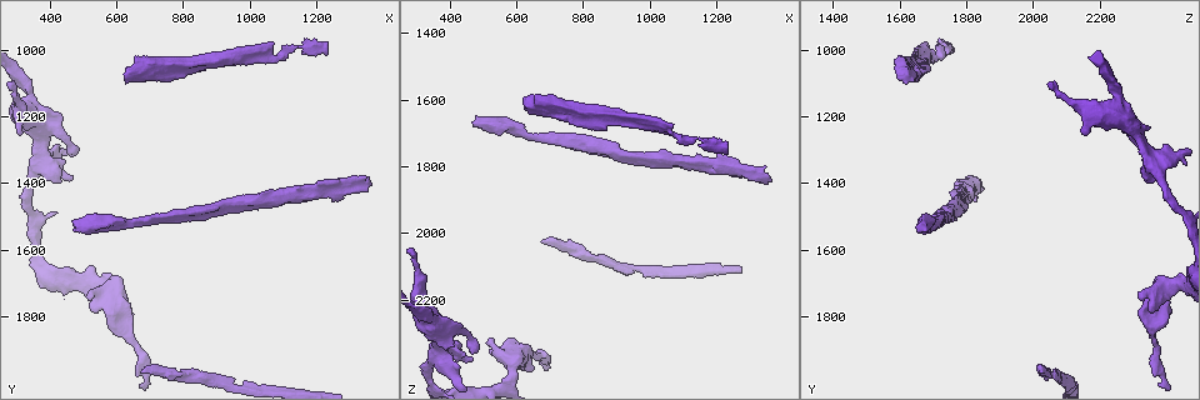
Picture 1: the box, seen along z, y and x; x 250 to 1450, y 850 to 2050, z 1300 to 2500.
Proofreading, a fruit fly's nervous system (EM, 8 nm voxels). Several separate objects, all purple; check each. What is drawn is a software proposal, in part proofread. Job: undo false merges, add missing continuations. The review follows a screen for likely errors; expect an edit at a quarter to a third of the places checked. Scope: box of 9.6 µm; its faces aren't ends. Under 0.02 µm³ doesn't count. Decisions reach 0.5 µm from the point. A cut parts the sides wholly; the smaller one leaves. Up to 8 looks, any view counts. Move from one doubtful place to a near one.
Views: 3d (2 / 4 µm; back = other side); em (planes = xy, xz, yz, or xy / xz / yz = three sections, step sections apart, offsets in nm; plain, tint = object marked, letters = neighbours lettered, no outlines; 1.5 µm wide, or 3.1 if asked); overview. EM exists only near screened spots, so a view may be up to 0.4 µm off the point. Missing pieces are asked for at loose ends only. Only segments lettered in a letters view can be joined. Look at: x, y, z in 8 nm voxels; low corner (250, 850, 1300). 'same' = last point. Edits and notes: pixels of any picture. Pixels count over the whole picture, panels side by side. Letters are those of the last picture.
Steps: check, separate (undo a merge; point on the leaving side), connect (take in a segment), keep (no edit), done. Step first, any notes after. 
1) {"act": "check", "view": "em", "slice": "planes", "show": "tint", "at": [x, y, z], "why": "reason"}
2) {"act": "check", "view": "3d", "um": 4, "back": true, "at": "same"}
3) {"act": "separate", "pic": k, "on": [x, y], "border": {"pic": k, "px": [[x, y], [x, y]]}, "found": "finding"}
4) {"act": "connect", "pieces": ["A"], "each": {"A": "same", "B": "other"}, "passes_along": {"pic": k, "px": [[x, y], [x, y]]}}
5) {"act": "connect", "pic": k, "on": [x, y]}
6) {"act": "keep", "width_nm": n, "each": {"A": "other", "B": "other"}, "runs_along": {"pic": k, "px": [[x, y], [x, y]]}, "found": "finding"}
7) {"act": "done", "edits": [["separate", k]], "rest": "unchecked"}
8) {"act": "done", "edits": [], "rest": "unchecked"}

{"act": "check", "view": "3d", "um": 4, "at": [330, 1160, 2250], "why": "thick turns thin"}

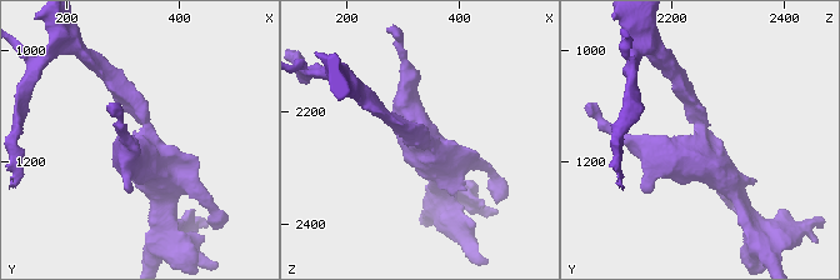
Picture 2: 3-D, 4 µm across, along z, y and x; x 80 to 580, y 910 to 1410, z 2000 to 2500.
{"act": "check", "view": "em", "slice": "yz", "step": 8, "show": "tint", "at": [335, 1155, 2245]}

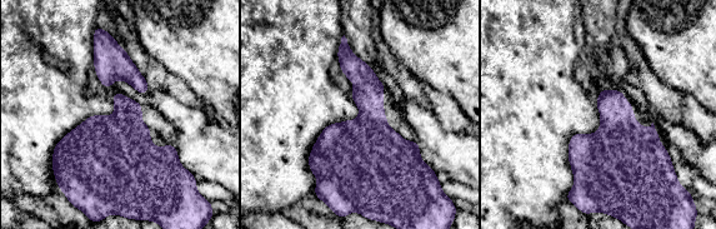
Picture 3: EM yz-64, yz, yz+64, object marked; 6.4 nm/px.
{"act": "check", "view": "em", "slice": "yz", "step": 8, "show": "letters", "at": "same"}

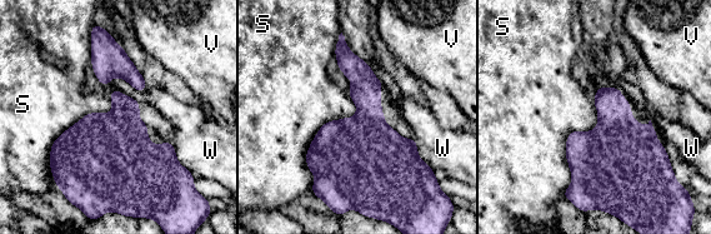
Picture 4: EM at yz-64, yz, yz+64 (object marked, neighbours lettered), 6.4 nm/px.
{"act": "keep", "width_nm": 180, "each": {"S": "other", "V": "other", "W": "other"}, "border": {"pic": 4, "px": [[349, 91], [311, 188]]}, "found": "all the same neuron"}

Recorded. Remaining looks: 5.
{"act": "check", "view": "3d", "um": 2, "at": [580, 1510, 1680], "why": "calibre changes"}

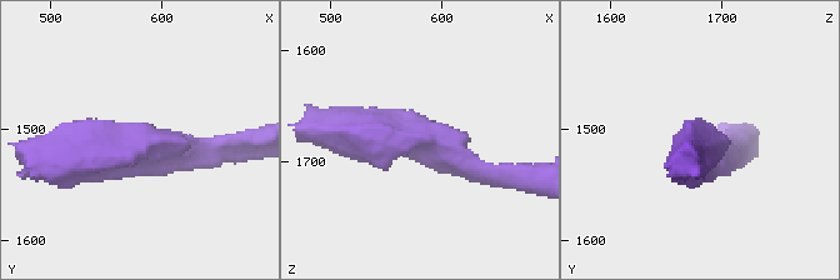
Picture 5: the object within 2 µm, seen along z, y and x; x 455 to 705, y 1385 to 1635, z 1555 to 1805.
{"act": "check", "view": "em", "slice": "planes", "show": "letters", "at": [590, 1512, 1682], "why": "now the EM"}

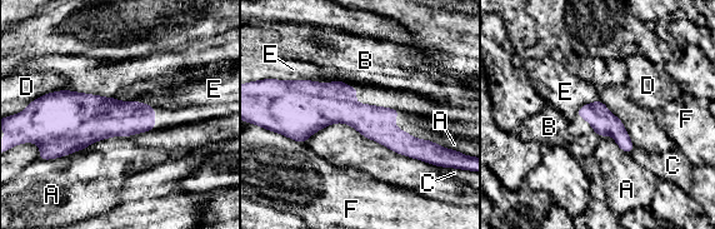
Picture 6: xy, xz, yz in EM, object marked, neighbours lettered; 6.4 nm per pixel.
{"act": "keep", "each": {"A": "other", "B": "other", "C": "other", "D": "other", "E": "other", "F": "other"}, "runs_along": {"pic": 6, "px": [[285, 113], [353, 113], [428, 145]]}, "found": "continuous, no second neuron"}

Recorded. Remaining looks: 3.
{"act": "check", "view": "3d", "um": 4, "at": [1360, 1380, 1820], "why": "an open end"}

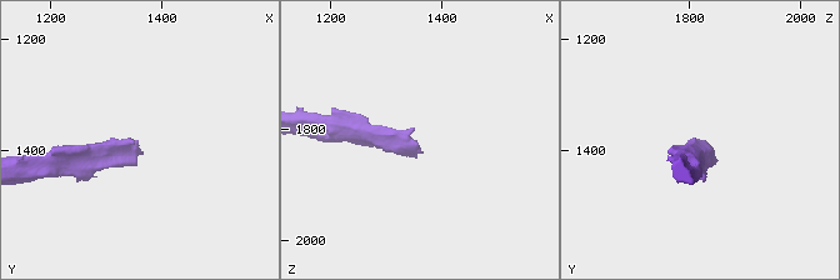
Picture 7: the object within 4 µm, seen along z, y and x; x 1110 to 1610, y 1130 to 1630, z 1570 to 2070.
{"act": "check", "view": "em", "slice": "planes", "show": "plain", "at": [1360, 1380, 1825]}

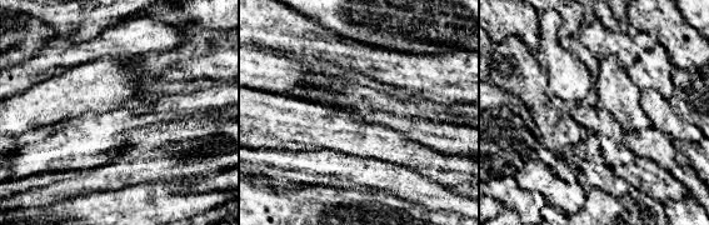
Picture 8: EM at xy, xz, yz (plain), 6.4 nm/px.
{"act": "check", "view": "em", "slice": "planes", "show": "letters", "at": "same", "why": "see the neighbours"}

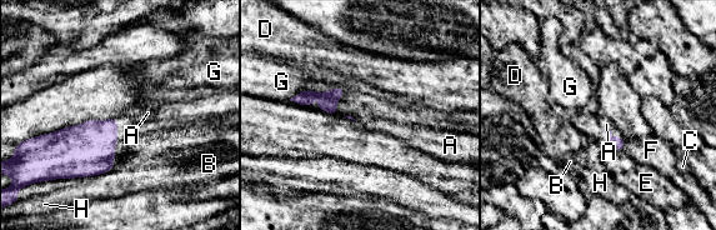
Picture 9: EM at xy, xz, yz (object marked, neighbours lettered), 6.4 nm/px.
{"act": "connect", "pieces": ["A"], "each": {"A": "same", "B": "other", "C": "other", "D": "other", "E": "other", "F": "other", "G": "other", "H": "other"}, "passes_along": {"pic": 9, "px": [[617, 143], [610, 135], [606, 124]]}, "found": "the neuron continues"}

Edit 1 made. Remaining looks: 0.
{"act": "done", "edits": [["connect", 9]], "rest": "unchecked"}

